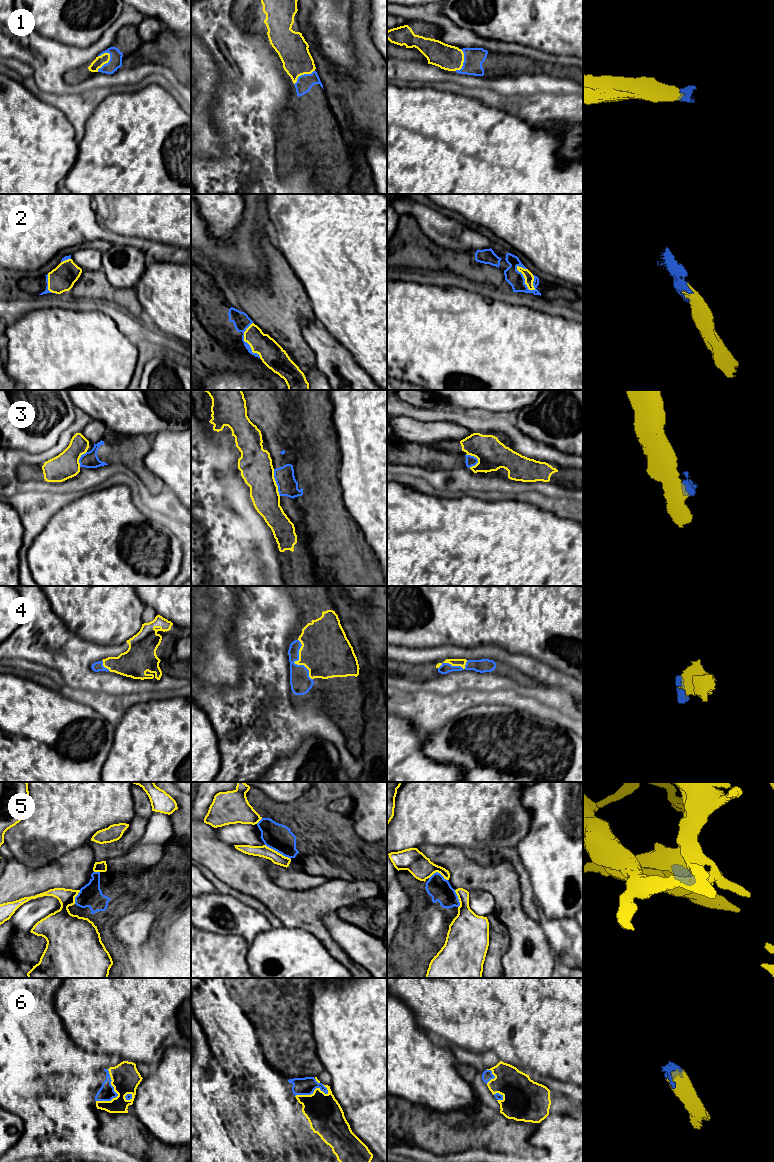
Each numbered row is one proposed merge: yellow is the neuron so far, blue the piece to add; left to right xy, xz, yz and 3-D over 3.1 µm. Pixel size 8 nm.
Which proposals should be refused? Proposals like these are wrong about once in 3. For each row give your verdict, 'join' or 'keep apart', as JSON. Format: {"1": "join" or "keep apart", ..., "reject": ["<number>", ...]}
{"1": "join", "2": "join", "3": "keep apart", "4": "join", "5": "keep apart", "6": "join", "reject": ["3", "5"]}

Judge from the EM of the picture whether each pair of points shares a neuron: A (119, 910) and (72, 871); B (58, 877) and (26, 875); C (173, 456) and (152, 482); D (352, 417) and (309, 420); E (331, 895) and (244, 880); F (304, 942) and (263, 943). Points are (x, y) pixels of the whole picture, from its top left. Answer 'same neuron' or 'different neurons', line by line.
A: different neurons
B: same neuron
C: different neurons
D: different neurons
E: same neuron
F: same neuron

